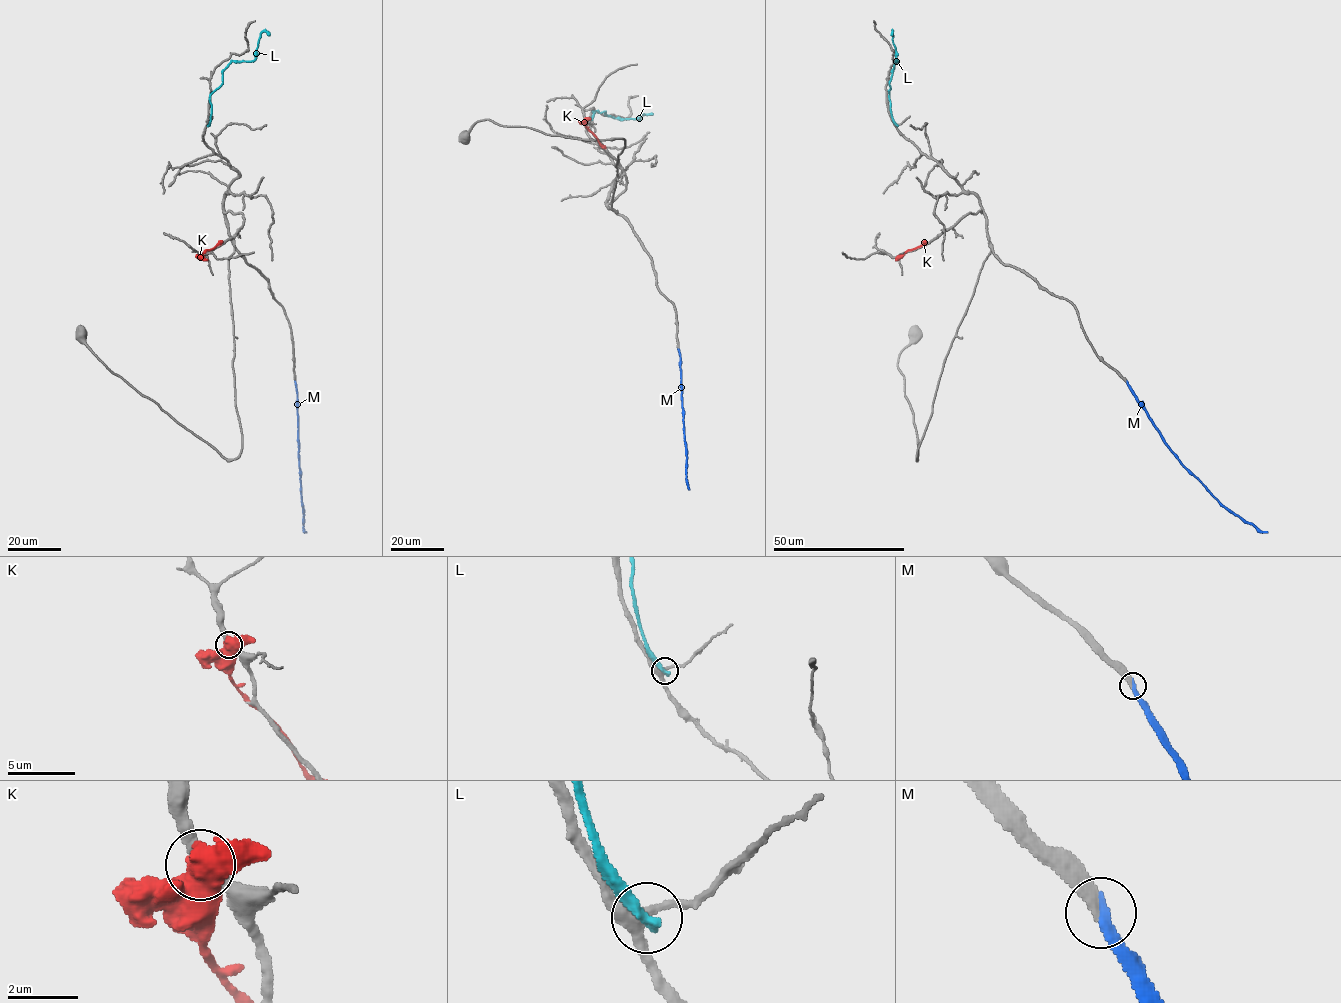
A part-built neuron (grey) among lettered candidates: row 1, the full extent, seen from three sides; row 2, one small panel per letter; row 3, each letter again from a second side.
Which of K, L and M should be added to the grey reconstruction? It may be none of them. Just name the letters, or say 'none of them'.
M

